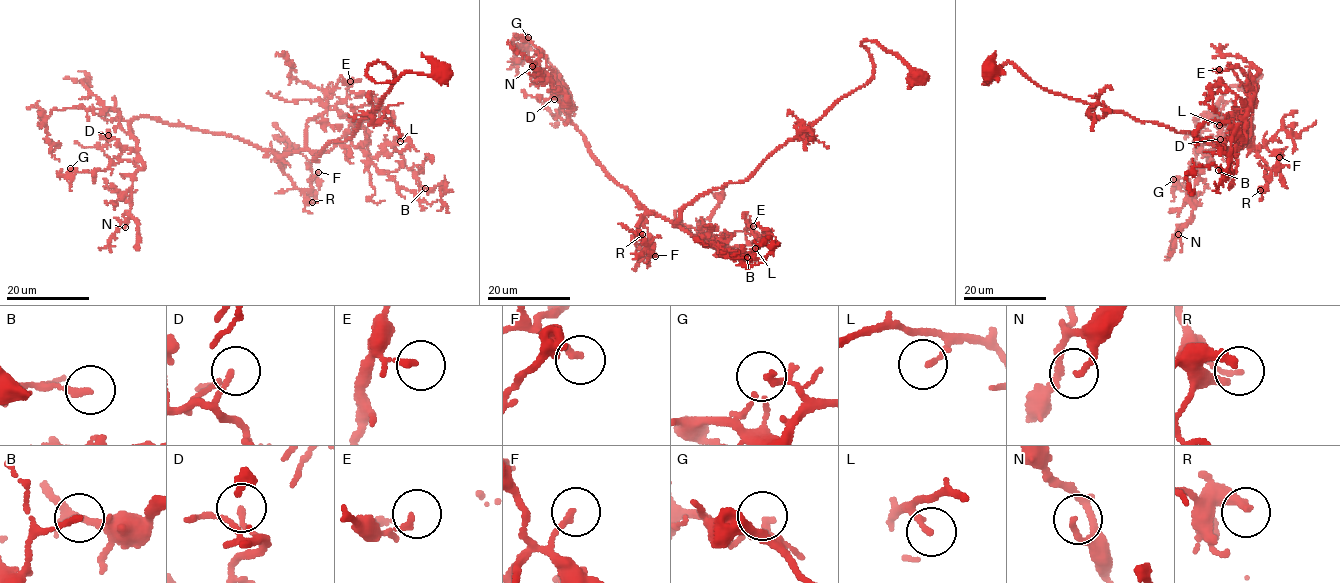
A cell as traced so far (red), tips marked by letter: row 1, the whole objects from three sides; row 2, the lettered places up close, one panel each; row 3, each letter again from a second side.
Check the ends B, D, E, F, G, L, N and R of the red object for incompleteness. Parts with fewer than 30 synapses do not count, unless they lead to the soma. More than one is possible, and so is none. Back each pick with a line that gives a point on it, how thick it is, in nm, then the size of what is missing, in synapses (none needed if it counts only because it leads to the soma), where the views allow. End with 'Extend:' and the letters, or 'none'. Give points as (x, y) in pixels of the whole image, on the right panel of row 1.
R: Place: (1260, 190). Thickness 240 nm. Roughly 140 synapses
Extend: R

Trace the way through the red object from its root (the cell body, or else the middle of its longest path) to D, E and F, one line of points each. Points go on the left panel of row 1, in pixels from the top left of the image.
D: (442, 75), (376, 82), (371, 65), (389, 90), (317, 161), (149, 116), (135, 151), (108, 135)
E: (442, 75), (376, 82), (371, 65), (393, 71), (389, 90), (315, 161), (307, 122), (341, 77), (350, 81)
F: (442, 75), (376, 82), (367, 68), (395, 74), (352, 136), (317, 161), (280, 157), (302, 189), (318, 172)

